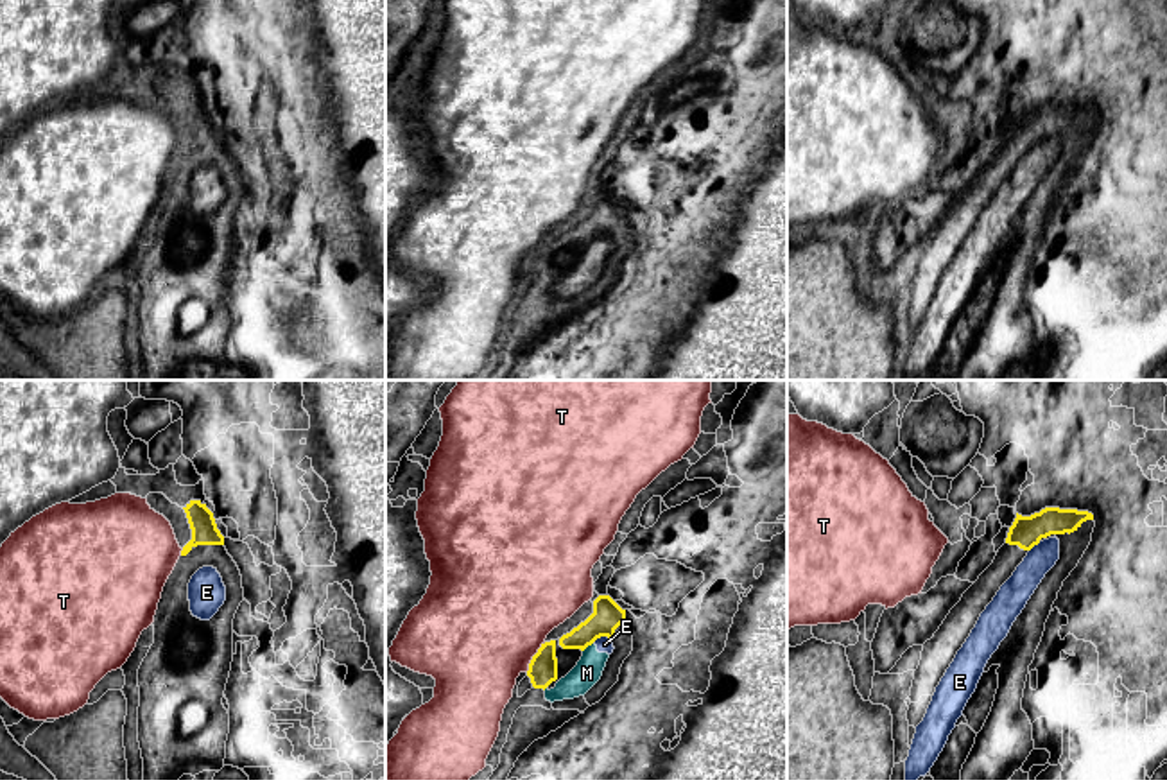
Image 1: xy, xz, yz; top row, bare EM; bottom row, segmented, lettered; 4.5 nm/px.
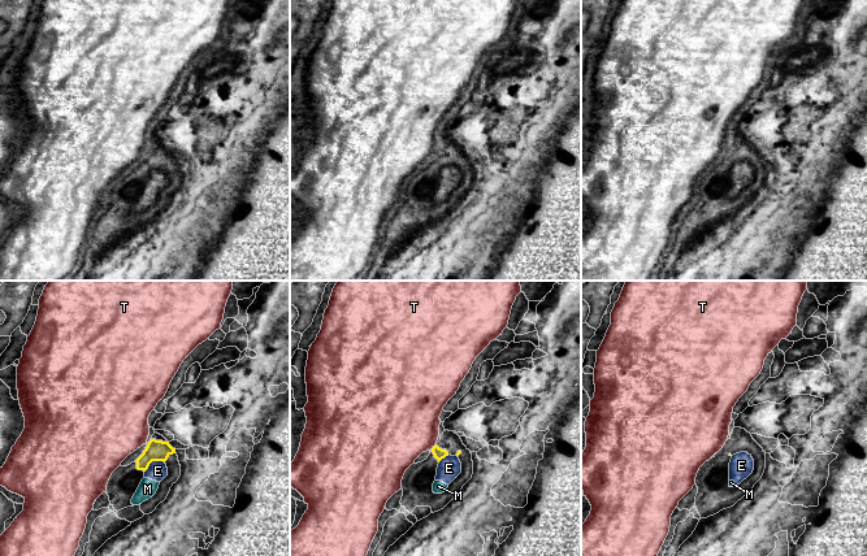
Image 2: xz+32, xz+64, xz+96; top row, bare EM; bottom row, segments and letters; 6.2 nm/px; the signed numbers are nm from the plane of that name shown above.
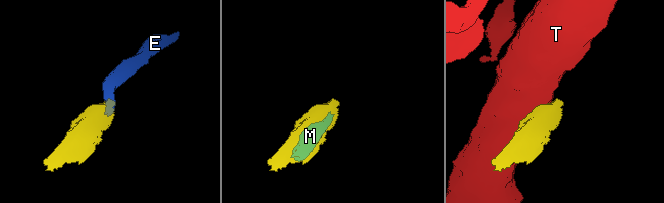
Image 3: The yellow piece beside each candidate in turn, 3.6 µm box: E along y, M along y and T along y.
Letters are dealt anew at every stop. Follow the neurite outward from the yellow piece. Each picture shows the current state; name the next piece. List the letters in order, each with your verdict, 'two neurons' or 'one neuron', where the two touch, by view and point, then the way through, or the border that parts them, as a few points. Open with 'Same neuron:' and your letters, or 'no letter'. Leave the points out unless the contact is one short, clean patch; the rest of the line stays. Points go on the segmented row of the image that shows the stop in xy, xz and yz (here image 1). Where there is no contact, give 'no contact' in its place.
Same neuron: no letter
E: two neurons; meets yellow in xz at (601, 635); border along xz (612, 641), (597, 637), (592, 642)
M: two neurons; meets yellow in xz at (587, 646)
T: two neurons; meets yellow in xz at (533, 657)

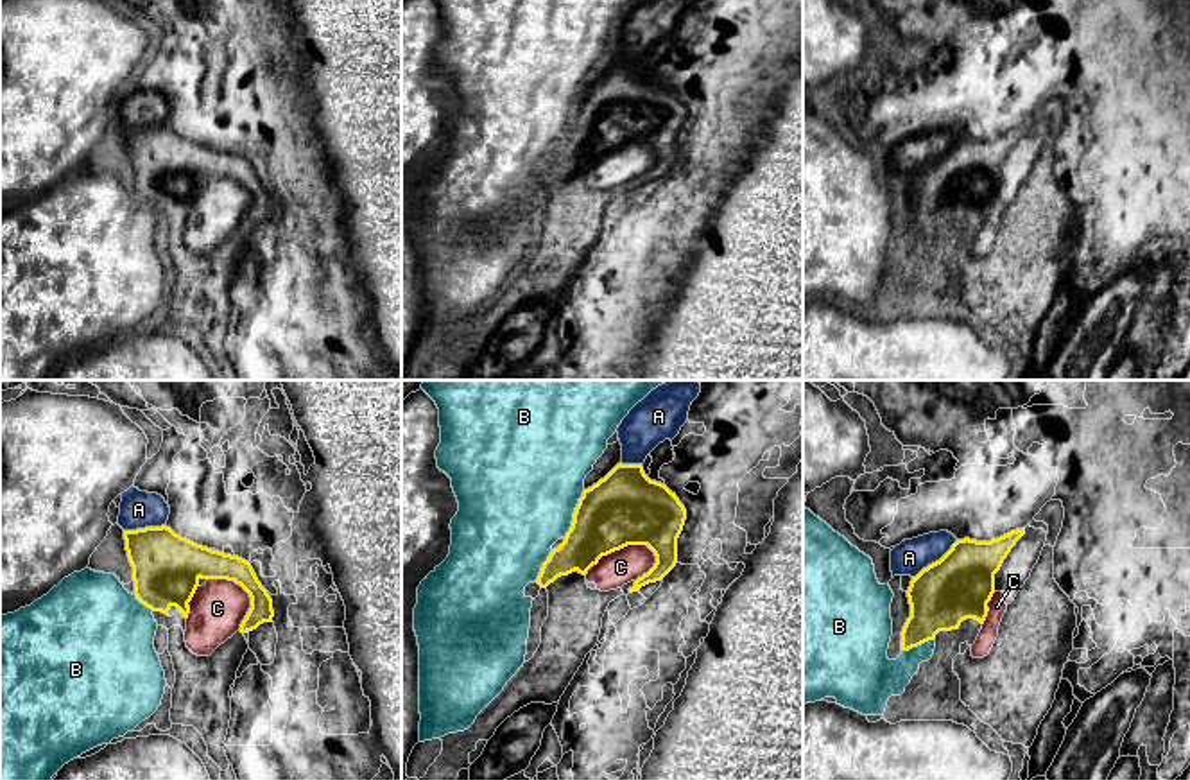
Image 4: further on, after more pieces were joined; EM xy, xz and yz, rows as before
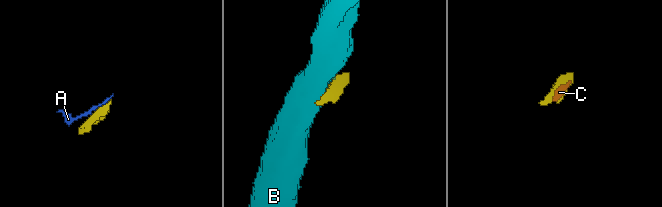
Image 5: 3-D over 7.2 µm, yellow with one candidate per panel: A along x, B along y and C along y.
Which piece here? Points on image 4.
Same neuron: no letter
A: two neurons; meets yellow in yz at (936, 562)
B: two neurons; meets yellow in xz at (574, 513)
C: two neurons; meets yellow in xz at (620, 547)

